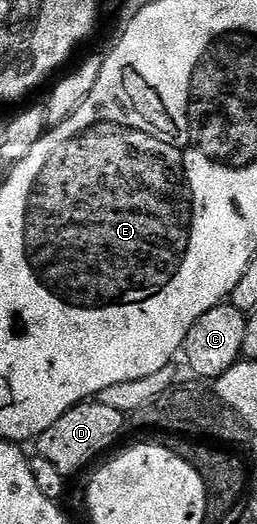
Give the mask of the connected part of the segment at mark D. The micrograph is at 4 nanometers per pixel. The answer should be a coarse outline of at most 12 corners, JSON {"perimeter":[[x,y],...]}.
{"perimeter":[[77,404],[35,441],[66,478],[101,456],[126,413]]}

